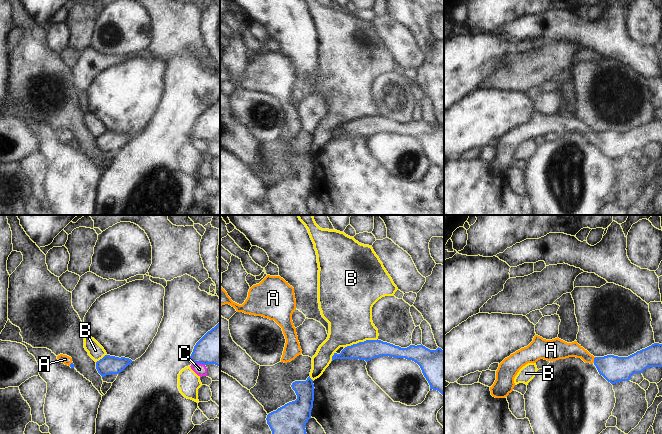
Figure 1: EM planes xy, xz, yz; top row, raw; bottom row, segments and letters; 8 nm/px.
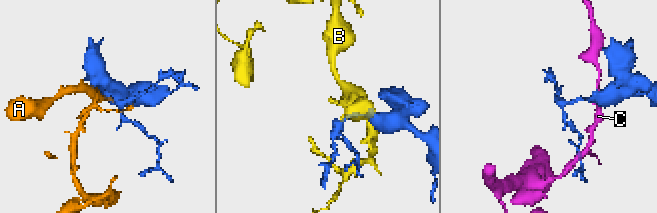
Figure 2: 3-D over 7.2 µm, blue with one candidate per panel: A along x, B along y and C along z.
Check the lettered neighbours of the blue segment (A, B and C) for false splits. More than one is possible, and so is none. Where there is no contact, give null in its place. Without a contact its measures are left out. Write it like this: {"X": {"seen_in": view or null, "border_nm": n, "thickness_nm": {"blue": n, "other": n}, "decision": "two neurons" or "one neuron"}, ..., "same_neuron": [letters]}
{"A": {"seen_in": "yz", "border_nm": 50, "thickness_nm": {"blue": 220, "other": 130}, "decision": "one neuron"}, "B": {"seen_in": "xz", "border_nm": 280, "thickness_nm": {"blue": 160, "other": 360}, "decision": "two neurons"}, "C": {"seen_in": "xy", "border_nm": 110, "thickness_nm": {"blue": 300, "other": 100}, "decision": "two neurons"}, "same_neuron": ["A"]}

